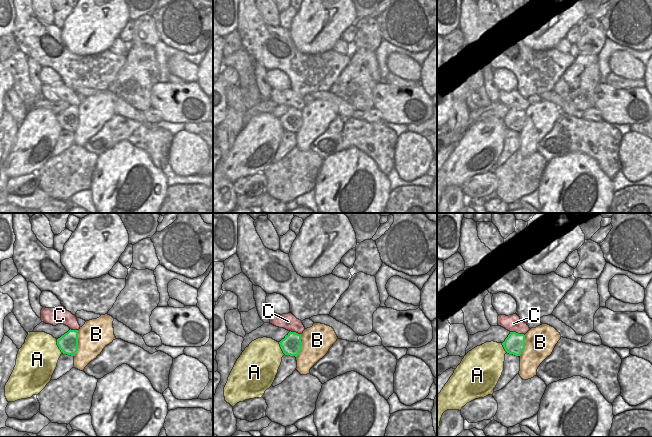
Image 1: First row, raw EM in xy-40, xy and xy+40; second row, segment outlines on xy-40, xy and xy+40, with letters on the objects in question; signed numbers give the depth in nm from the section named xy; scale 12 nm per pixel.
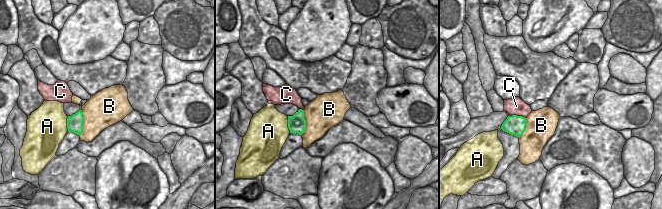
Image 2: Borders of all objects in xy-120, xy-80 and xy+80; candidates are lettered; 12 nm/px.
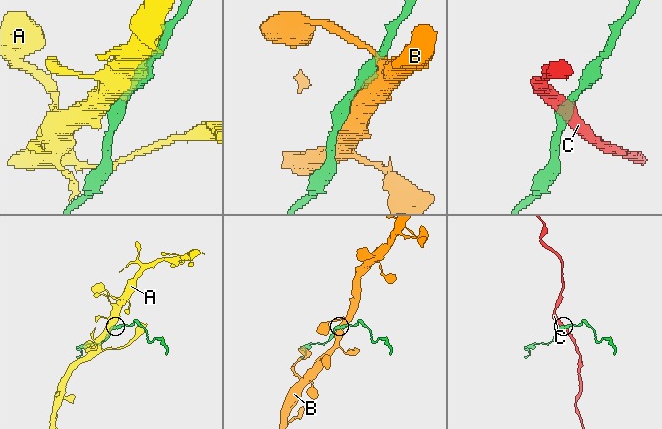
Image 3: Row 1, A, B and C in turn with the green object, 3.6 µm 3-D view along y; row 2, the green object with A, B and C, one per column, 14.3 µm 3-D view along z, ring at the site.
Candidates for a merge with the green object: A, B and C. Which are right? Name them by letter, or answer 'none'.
none

